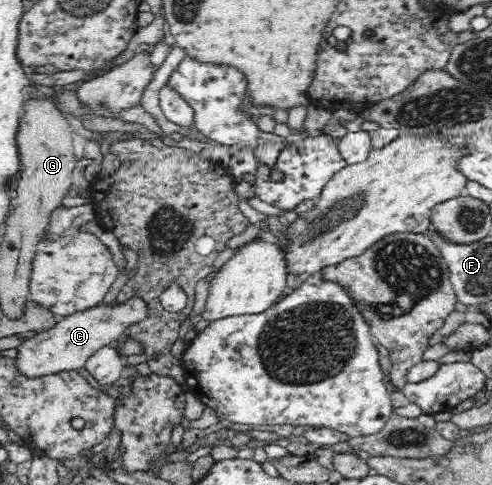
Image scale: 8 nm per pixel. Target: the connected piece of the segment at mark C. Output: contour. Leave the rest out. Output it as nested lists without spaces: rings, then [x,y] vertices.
[[[129,297],[123,303],[102,302],[87,307],[83,311],[75,311],[71,315],[61,319],[55,324],[55,327],[44,332],[39,332],[34,337],[29,338],[18,347],[17,369],[29,378],[49,376],[55,373],[78,370],[86,365],[86,362],[105,345],[112,345],[126,333],[126,329],[133,324],[143,321],[148,316],[147,302],[142,297]]]

